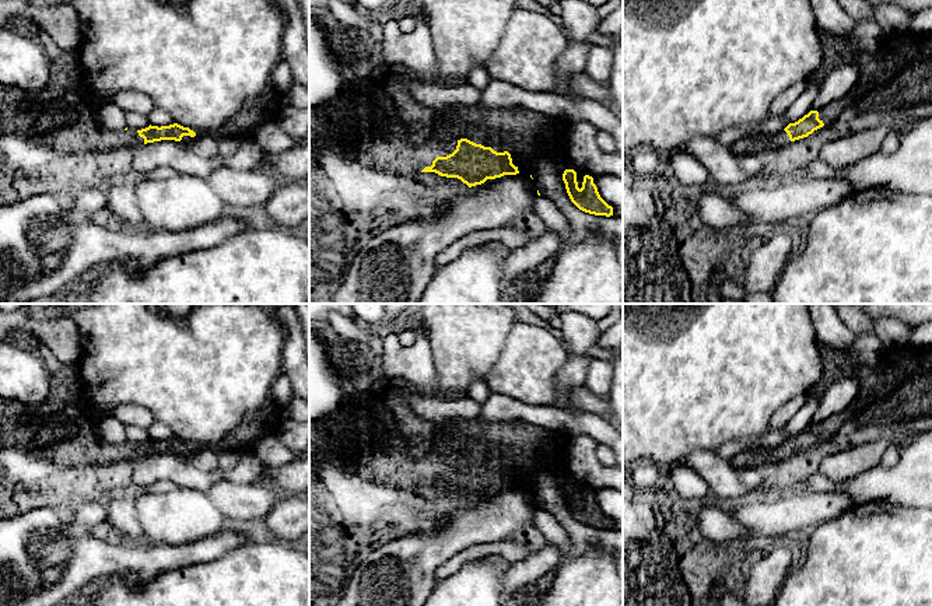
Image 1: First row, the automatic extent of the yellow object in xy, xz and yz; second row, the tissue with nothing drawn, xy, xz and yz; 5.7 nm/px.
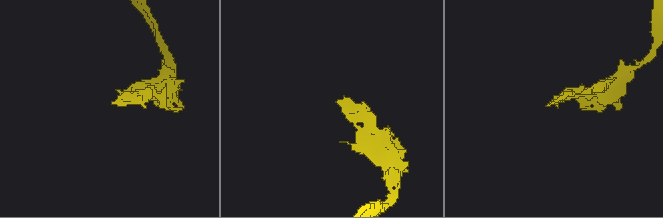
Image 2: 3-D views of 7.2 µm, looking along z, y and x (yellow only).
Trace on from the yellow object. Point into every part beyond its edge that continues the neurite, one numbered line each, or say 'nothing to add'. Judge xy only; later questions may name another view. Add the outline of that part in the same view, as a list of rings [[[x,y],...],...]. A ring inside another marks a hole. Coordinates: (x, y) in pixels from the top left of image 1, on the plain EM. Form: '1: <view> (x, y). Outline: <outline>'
1: xy (70, 441). Outline: [[[77,406],[69,409],[57,421],[42,420],[39,428],[41,432],[31,435],[24,446],[36,458],[63,466],[136,462],[144,458],[136,442],[119,445],[99,442],[91,417]]]

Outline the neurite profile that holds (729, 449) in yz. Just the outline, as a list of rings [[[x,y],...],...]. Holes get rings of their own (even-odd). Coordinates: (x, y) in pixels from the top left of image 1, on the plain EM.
[[[785,425],[765,434],[764,437],[758,439],[732,439],[723,442],[718,451],[716,455],[723,460],[732,460],[739,452],[744,449],[756,449],[756,448],[775,448],[779,444],[785,442],[789,437],[785,434]]]

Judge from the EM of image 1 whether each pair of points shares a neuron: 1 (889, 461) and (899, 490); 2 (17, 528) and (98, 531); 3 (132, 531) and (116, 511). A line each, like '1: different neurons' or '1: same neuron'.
1: different neurons
2: different neurons
3: same neuron

